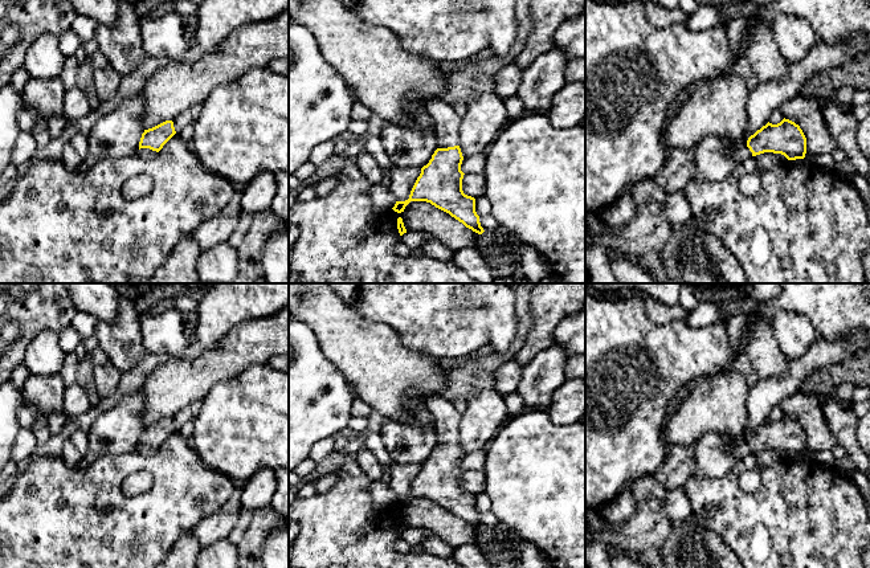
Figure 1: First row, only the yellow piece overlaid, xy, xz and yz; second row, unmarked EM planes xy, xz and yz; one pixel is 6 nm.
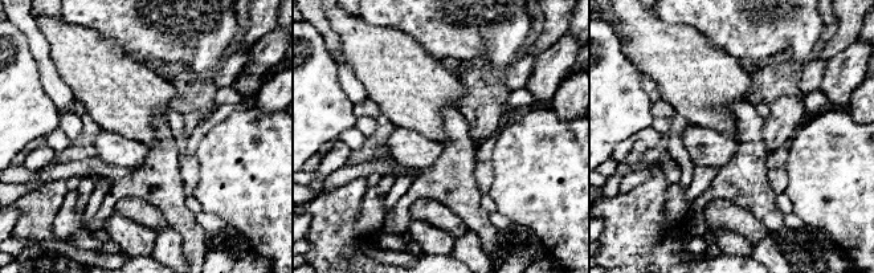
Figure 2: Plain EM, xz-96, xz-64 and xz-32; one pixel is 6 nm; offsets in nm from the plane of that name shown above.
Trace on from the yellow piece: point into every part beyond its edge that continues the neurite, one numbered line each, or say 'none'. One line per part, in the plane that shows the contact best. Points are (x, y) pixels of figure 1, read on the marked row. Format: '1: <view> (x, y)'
1: xz (446, 122)

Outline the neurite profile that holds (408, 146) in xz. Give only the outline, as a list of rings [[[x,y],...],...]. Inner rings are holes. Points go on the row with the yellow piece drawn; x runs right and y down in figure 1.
[[[413,93],[407,97],[405,113],[414,119],[414,124],[384,122],[383,147],[393,164],[422,168],[437,150],[434,126]]]

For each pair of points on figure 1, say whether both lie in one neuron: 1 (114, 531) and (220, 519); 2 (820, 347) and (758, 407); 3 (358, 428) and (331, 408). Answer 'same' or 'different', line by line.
1: different
2: same
3: different

